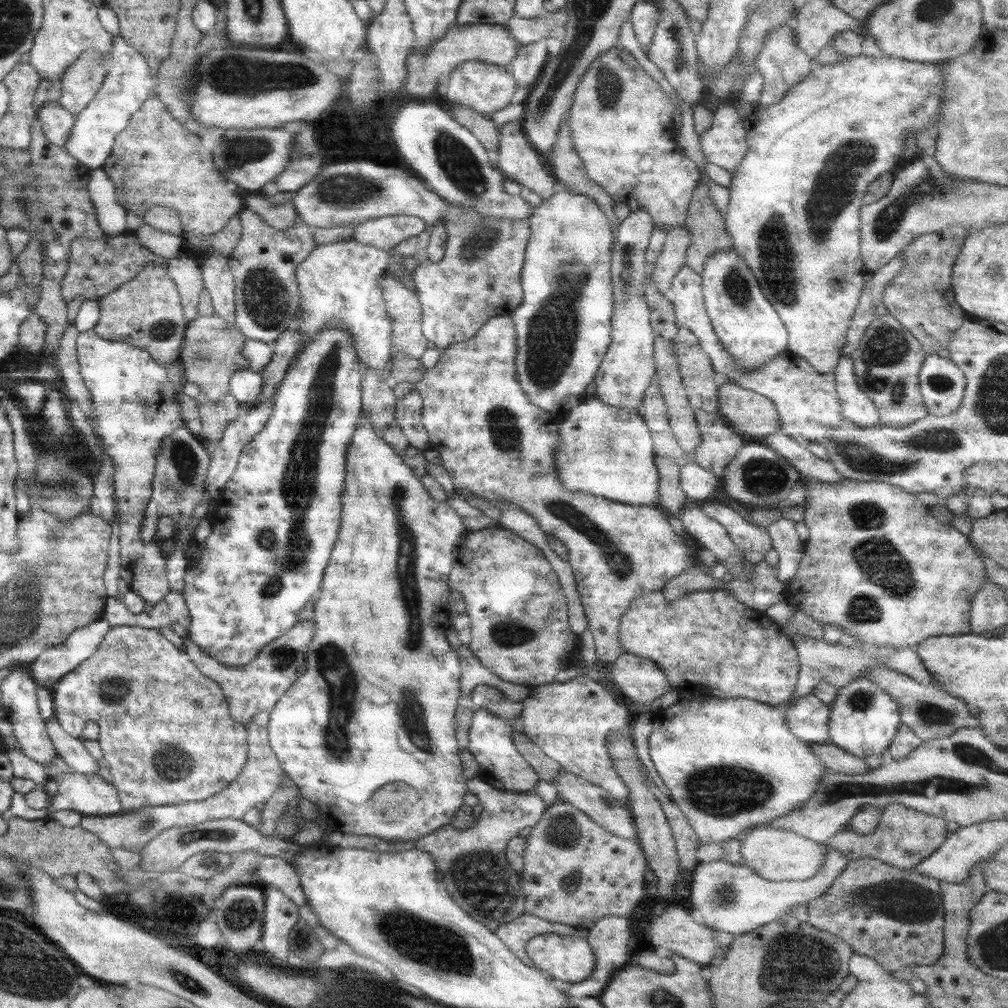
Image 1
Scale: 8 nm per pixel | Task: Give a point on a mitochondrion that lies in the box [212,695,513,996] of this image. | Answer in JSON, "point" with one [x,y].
{"point":[415,938]}

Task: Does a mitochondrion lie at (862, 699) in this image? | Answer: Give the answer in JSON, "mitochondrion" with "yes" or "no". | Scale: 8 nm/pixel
{"mitochondrion":"yes"}

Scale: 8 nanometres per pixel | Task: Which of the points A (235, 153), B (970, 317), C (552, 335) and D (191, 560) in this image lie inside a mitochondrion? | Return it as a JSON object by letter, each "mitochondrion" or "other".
{"A":"mitochondrion","B":"other","C":"mitochondrion","D":"other"}

